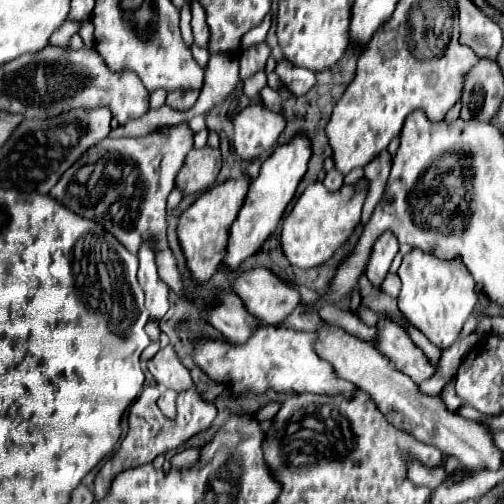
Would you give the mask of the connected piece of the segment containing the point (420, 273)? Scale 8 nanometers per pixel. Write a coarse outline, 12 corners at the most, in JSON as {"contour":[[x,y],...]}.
{"contour":[[411,249],[399,267],[405,317],[447,349],[475,311],[459,257]]}

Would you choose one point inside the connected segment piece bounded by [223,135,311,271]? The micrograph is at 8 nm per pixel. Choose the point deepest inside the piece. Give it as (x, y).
(270, 193)

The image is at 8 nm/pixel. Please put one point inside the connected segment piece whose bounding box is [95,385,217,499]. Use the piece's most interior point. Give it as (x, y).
(150, 432)

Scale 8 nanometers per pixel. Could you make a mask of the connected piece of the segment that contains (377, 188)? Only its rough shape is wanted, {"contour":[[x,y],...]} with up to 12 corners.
{"contour":[[379,153],[365,165],[369,195],[363,205],[363,223],[369,221],[385,191],[391,155]]}

